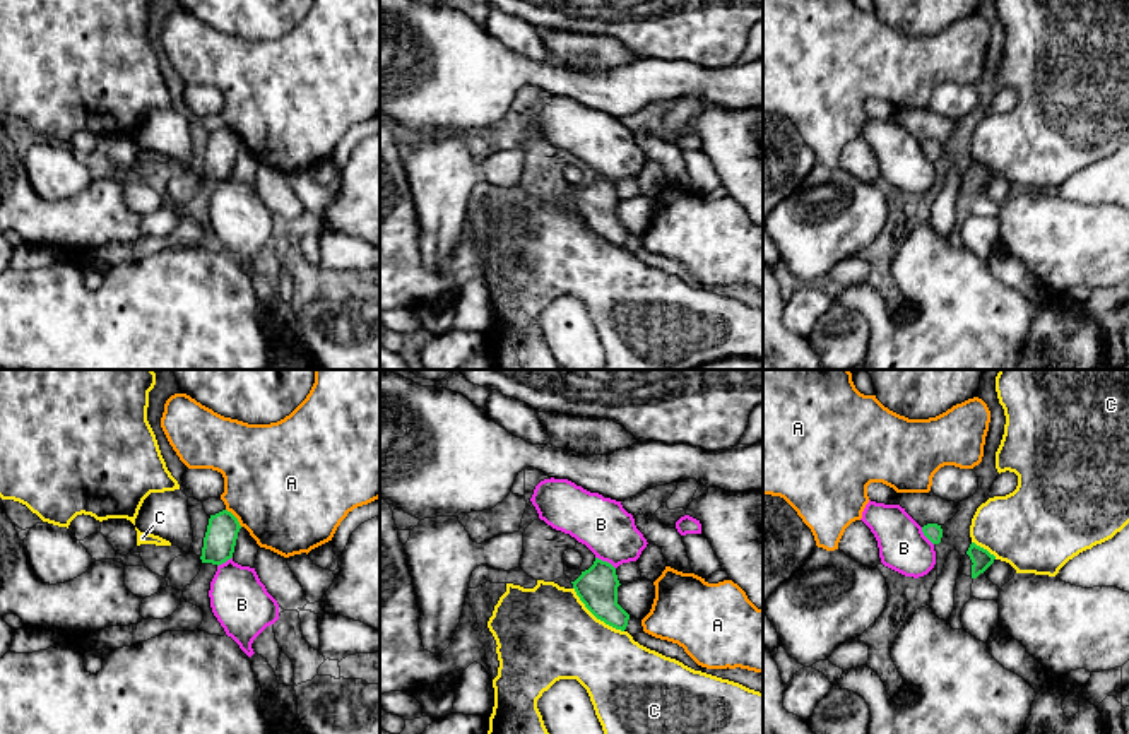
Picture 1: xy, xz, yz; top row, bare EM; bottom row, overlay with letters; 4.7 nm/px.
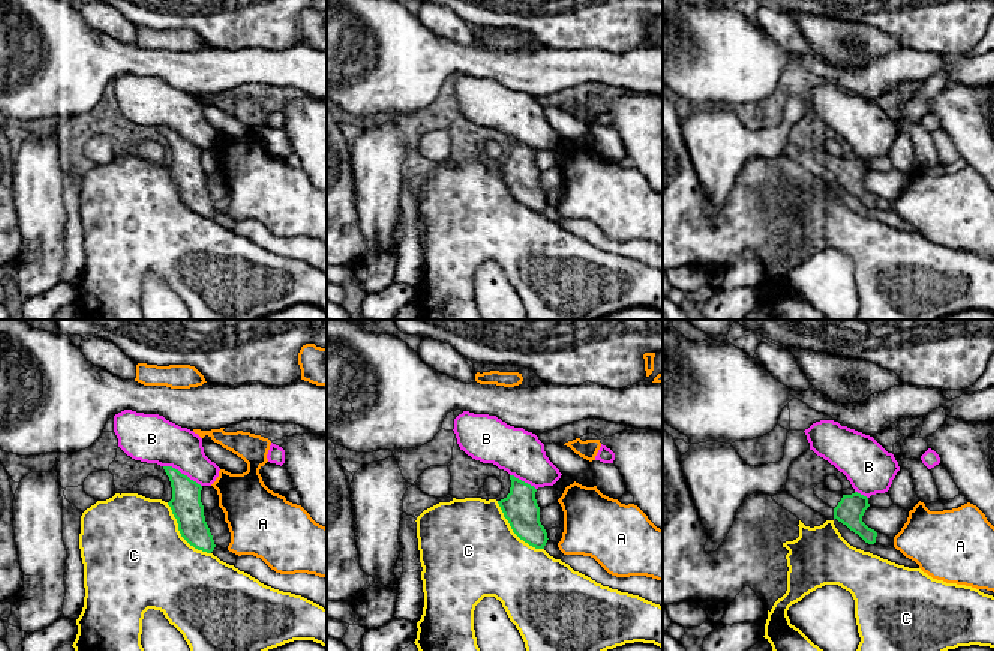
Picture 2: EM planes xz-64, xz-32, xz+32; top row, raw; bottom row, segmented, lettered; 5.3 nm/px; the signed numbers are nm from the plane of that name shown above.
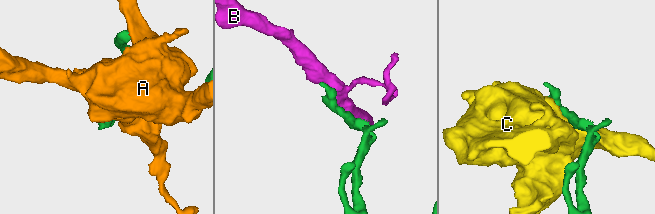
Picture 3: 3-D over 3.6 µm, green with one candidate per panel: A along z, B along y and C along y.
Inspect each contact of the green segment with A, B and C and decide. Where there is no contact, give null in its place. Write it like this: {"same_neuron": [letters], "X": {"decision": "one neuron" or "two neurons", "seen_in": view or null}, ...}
{"same_neuron": [], "A": {"decision": "two neurons", "seen_in": "xy"}, "B": {"decision": "two neurons", "seen_in": "xz"}, "C": {"decision": "two neurons", "seen_in": "xz"}}

